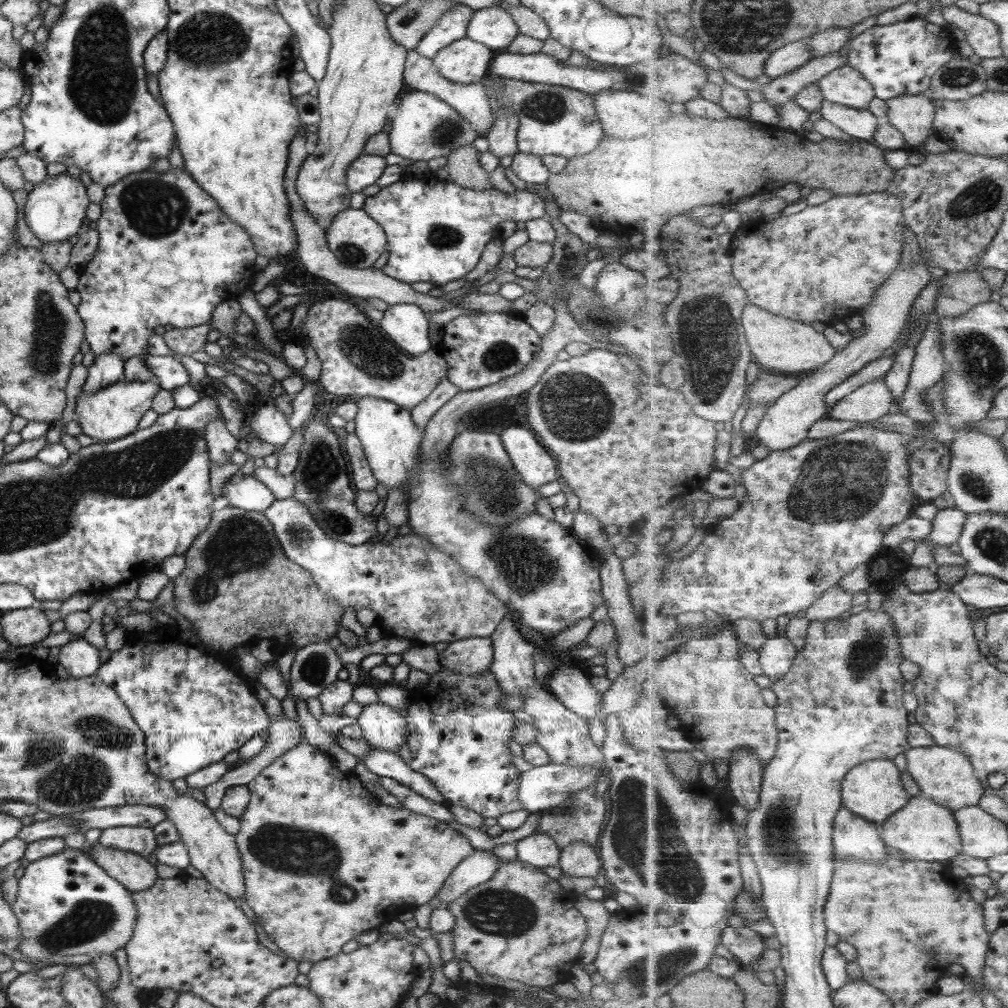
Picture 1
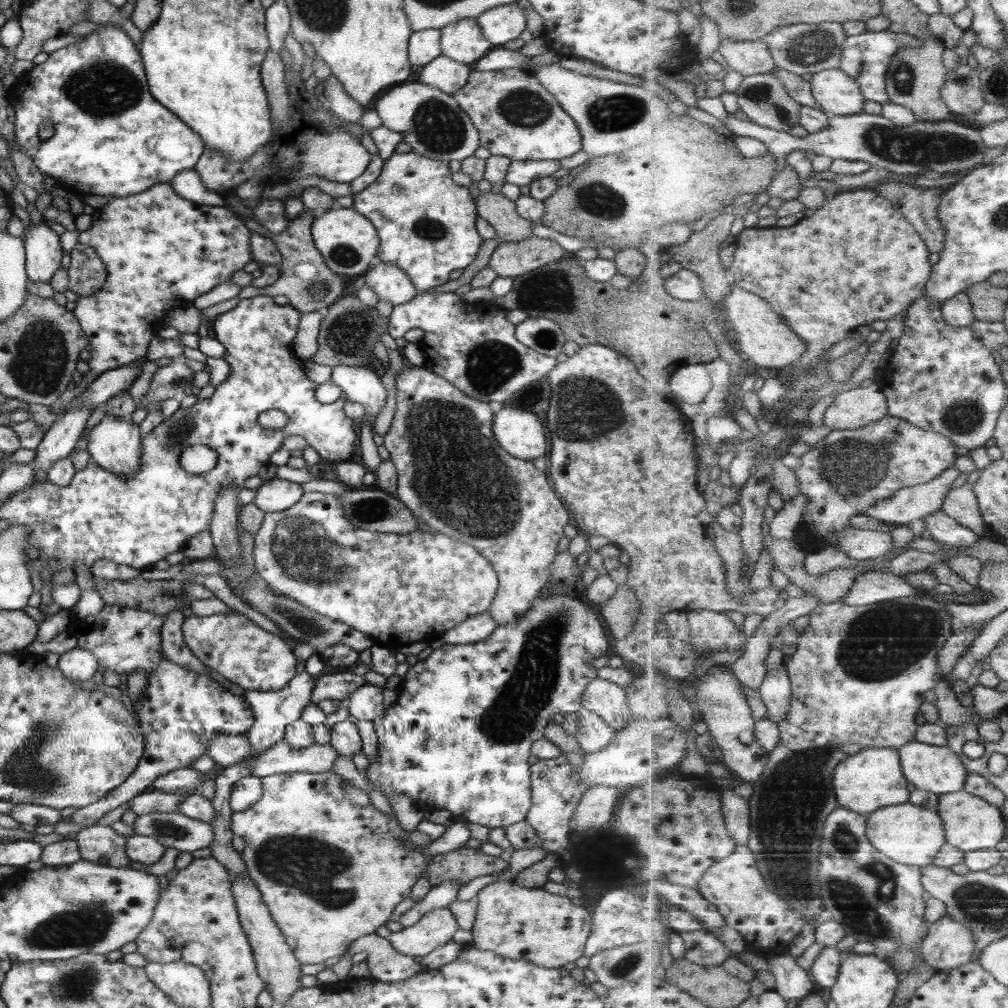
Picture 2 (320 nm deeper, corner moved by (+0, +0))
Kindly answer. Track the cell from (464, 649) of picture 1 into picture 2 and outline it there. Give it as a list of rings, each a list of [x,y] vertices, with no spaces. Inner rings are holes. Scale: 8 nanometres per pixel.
[[[488,611],[473,615],[461,621],[457,626],[446,630],[441,636],[445,644],[471,644],[485,640],[498,624],[491,618]]]

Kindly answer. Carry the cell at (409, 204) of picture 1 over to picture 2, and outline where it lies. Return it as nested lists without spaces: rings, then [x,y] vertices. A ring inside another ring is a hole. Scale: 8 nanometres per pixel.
[[[412,150],[407,153],[395,153],[395,151],[393,151],[392,155],[389,156],[388,159],[382,161],[379,176],[377,176],[377,178],[367,186],[367,188],[364,188],[361,192],[352,196],[353,204],[351,208],[369,220],[376,230],[377,238],[379,238],[379,248],[376,255],[377,262],[381,261],[401,268],[401,270],[403,270],[403,272],[405,272],[405,274],[410,278],[411,284],[415,287],[415,290],[429,290],[433,287],[445,284],[449,279],[450,272],[453,272],[453,270],[459,270],[459,268],[464,269],[472,262],[482,241],[479,235],[477,235],[477,231],[475,231],[474,222],[477,214],[475,204],[473,203],[474,199],[469,195],[467,188],[457,186],[457,184],[452,181],[451,175],[452,174],[449,172],[449,167],[447,167],[447,163],[445,161],[431,160],[413,152]]]

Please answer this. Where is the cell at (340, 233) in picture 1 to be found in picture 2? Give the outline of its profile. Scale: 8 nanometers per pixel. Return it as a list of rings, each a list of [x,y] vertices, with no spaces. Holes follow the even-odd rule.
[[[336,206],[313,219],[310,226],[311,240],[331,272],[355,276],[363,274],[376,262],[379,238],[374,226],[352,208]]]

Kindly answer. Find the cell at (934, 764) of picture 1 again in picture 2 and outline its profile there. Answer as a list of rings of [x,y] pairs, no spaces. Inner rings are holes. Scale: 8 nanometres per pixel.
[[[917,740],[903,745],[899,750],[901,764],[904,768],[908,782],[914,784],[919,790],[927,790],[938,795],[959,792],[964,789],[968,769],[958,754],[948,746],[933,746]]]

